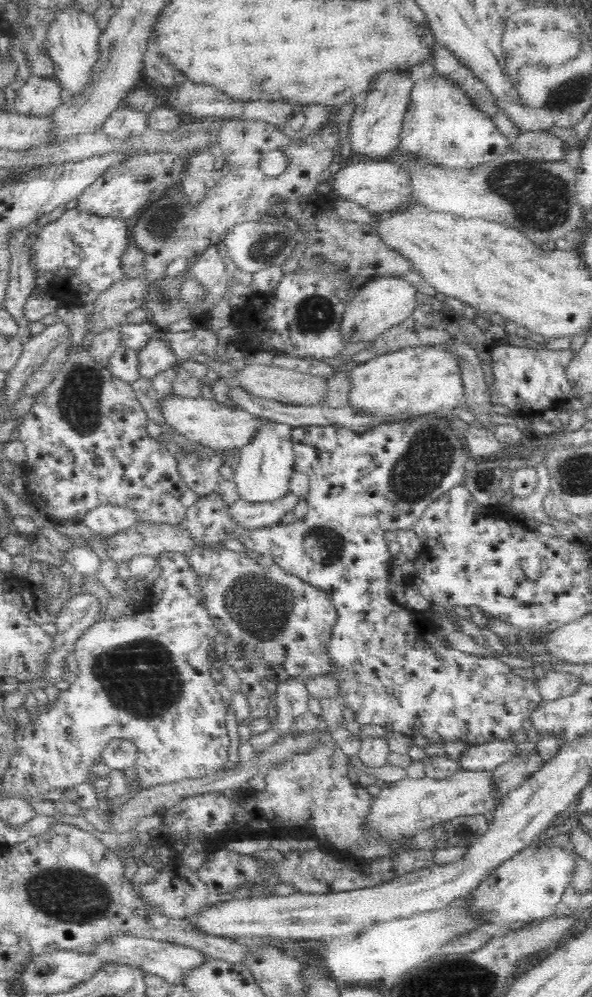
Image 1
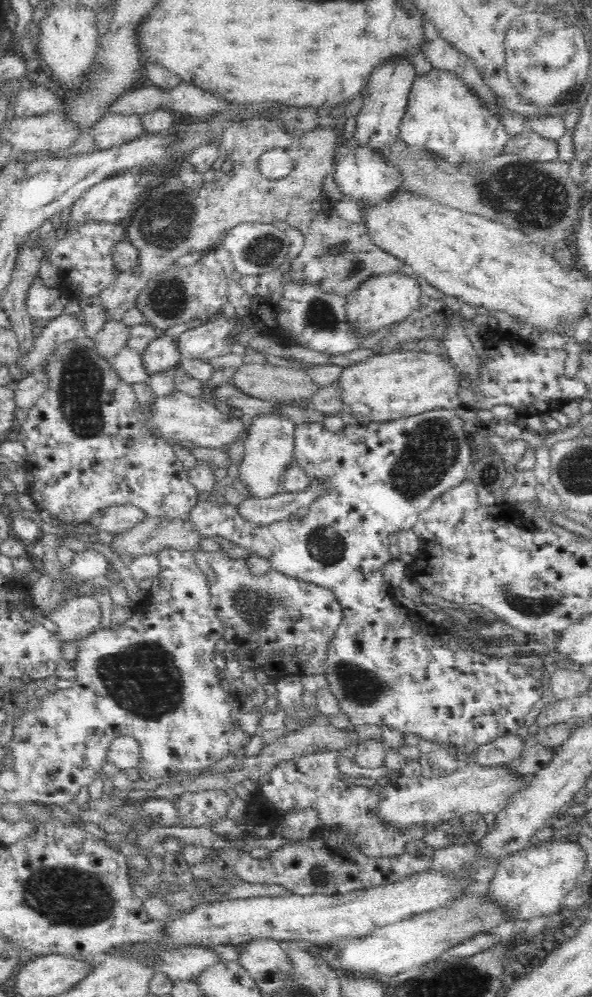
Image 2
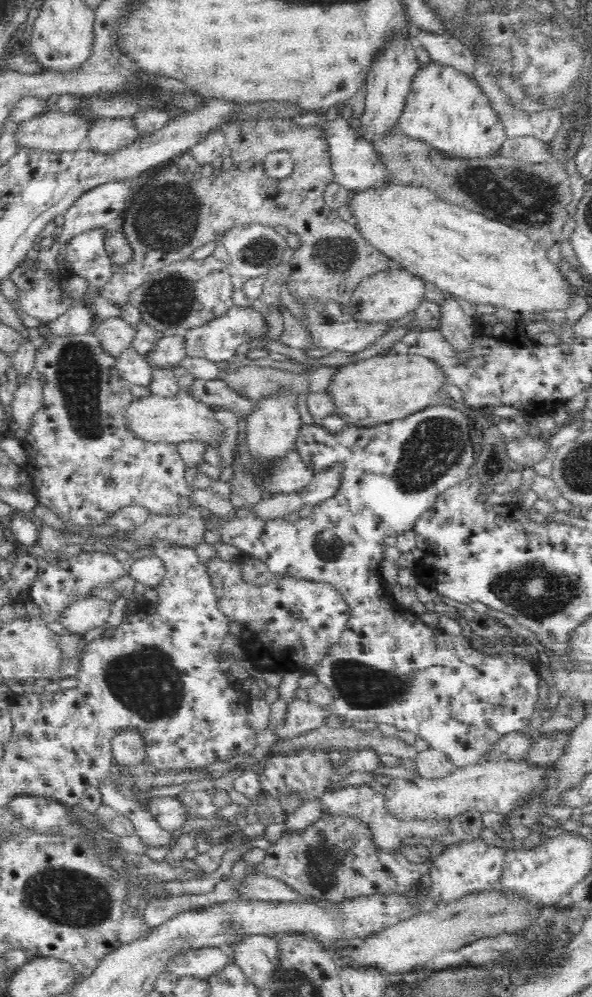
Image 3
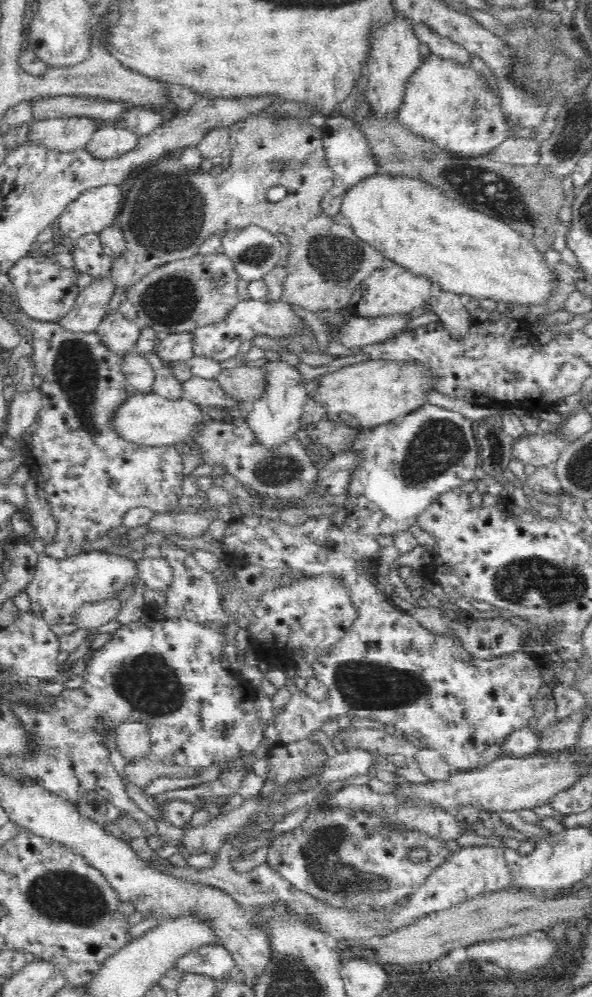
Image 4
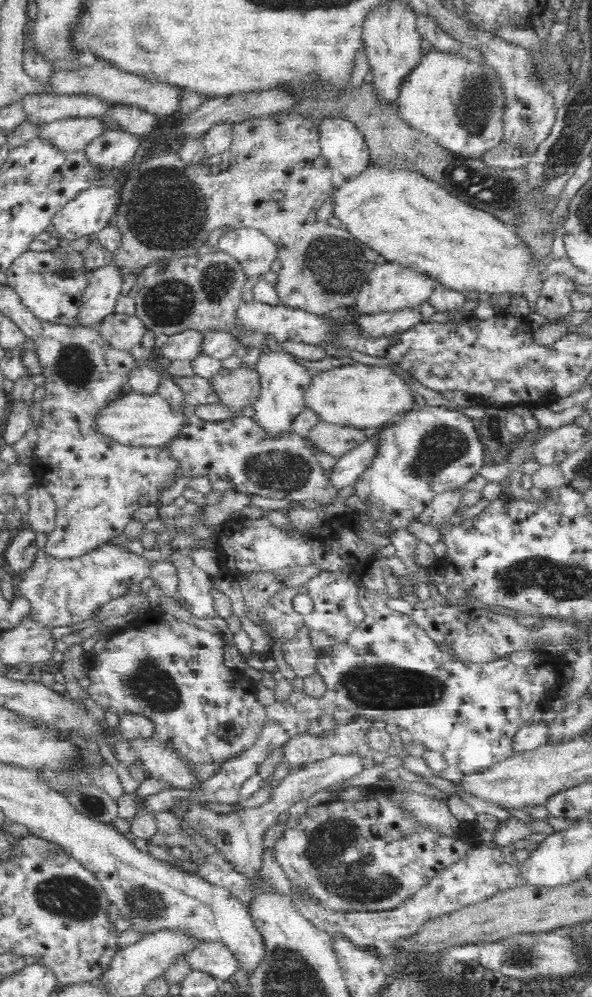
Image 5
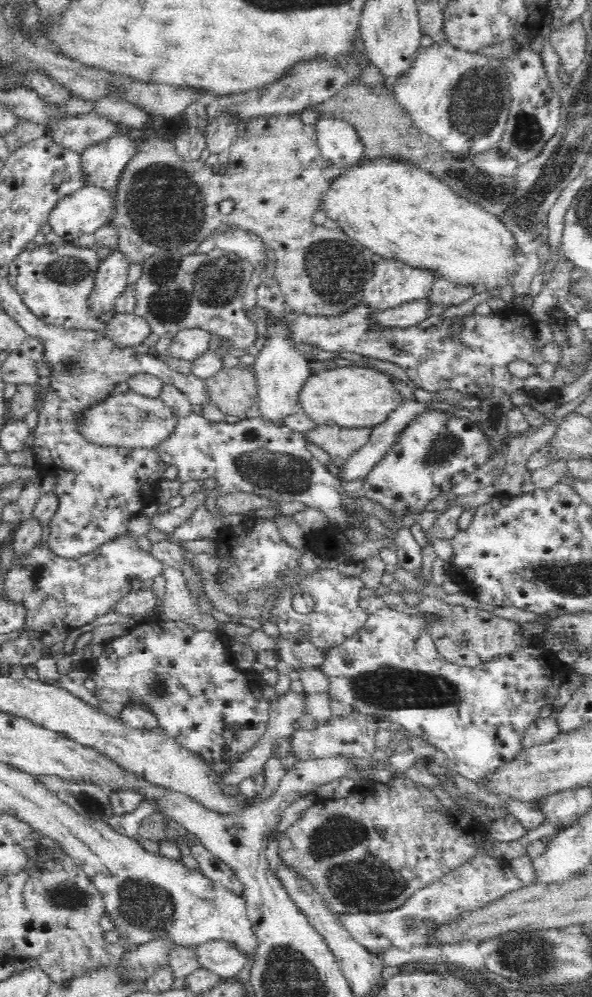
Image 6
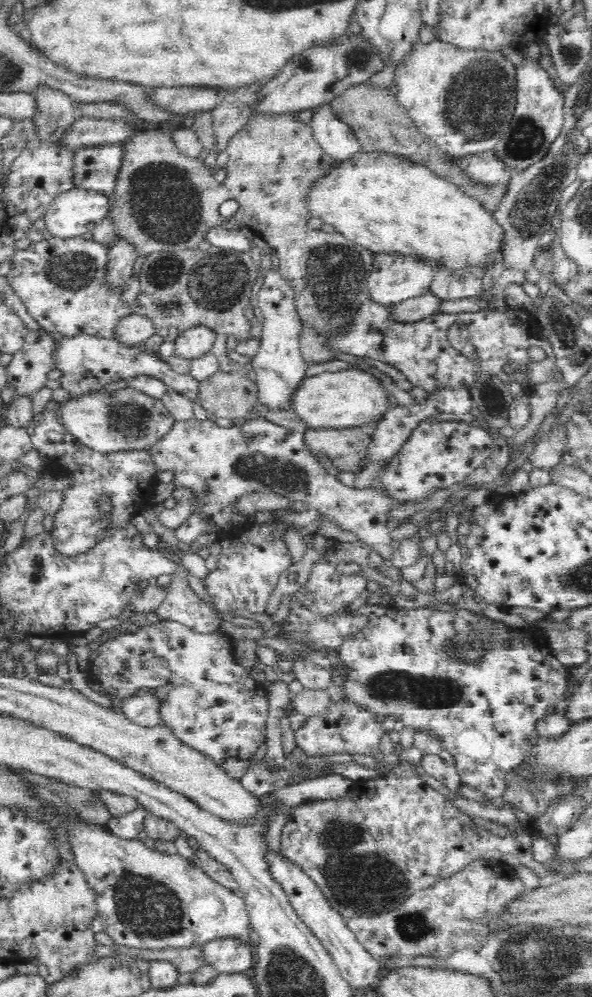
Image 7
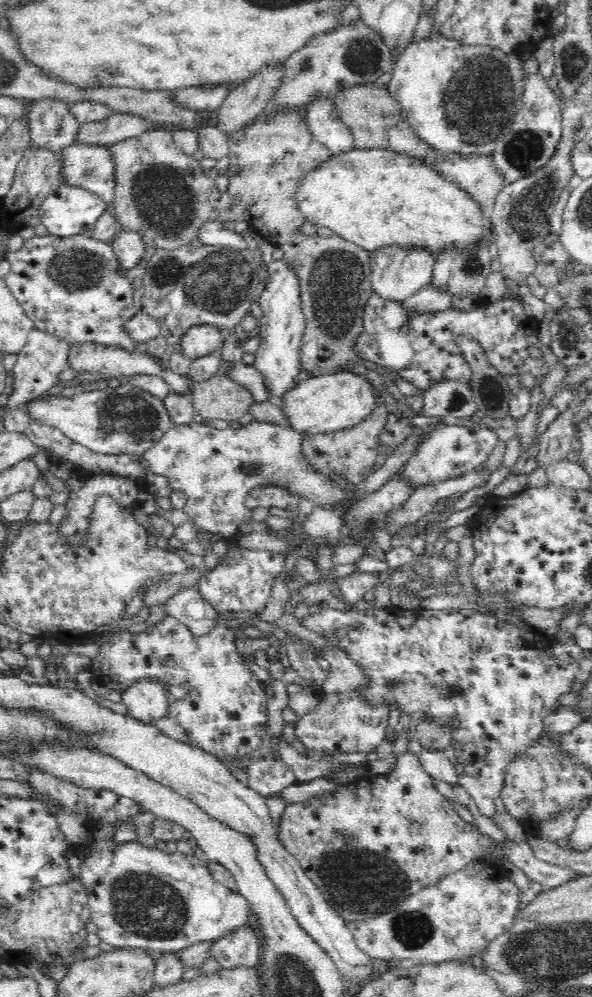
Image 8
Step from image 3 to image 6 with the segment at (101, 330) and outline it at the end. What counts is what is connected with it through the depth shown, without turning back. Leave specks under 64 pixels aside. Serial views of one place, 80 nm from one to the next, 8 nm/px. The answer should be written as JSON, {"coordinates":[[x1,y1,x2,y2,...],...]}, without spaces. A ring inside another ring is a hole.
{"coordinates":[[135,312,114,313,107,321,104,330,106,338,119,348,136,347,150,336,150,326]]}

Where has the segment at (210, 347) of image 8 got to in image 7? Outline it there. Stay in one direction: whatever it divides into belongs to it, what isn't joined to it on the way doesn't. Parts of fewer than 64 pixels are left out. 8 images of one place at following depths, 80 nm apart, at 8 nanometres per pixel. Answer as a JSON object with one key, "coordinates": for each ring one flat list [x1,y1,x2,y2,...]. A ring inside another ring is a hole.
{"coordinates":[[195,327,186,330,174,340,176,349,174,355,189,361,200,358,203,354,213,349,217,336,205,327]]}

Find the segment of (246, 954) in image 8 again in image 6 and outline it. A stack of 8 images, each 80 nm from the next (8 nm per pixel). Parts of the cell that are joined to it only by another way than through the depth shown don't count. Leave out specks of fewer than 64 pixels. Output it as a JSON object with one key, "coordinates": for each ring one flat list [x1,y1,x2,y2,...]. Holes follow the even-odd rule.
{"coordinates":[[225,940,192,945,190,948,194,951,198,967,214,972,221,980,235,979,247,963,246,957]]}

